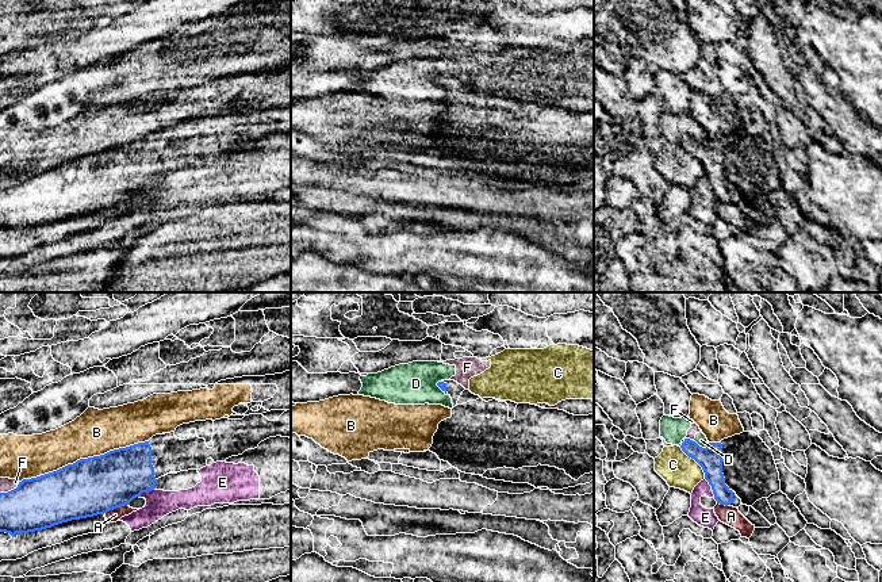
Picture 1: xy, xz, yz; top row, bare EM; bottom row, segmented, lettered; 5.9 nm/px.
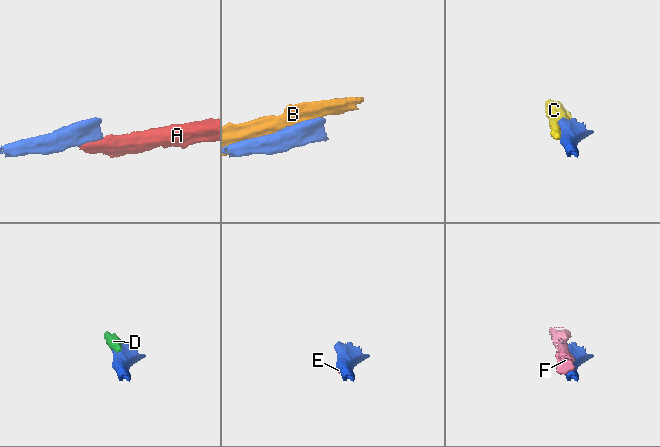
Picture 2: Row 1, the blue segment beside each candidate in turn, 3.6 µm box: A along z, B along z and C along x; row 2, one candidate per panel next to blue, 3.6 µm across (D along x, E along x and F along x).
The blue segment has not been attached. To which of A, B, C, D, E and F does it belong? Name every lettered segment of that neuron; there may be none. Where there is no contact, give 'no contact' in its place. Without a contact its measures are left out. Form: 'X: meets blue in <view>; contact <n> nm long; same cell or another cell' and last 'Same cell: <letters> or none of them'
A: meets blue in xy; contact 150 nm long; another cell
B: meets blue in xy; contact 800 nm long; another cell
C: meets blue in yz; contact 240 nm long; another cell
D: meets blue in yz; contact 100 nm long; another cell
E: meets blue in yz; contact 130 nm long; another cell
F: meets blue in xy; contact 140 nm long; another cell
Same cell: none of them

